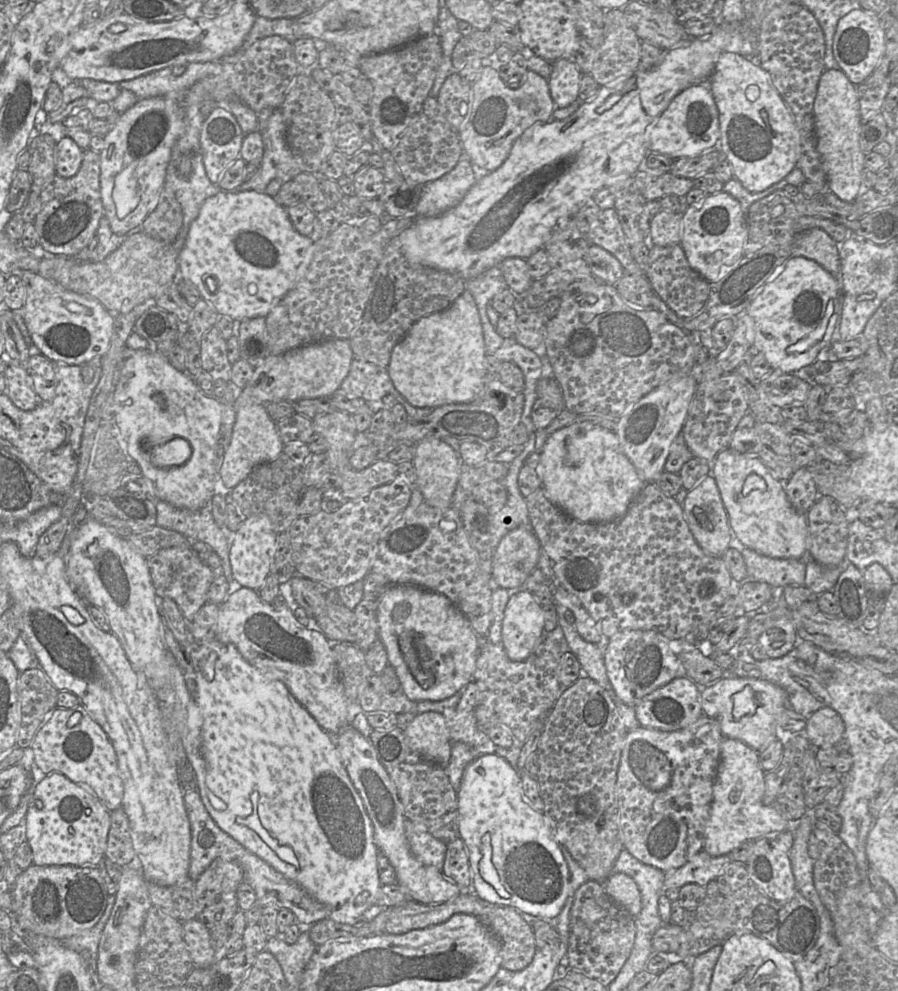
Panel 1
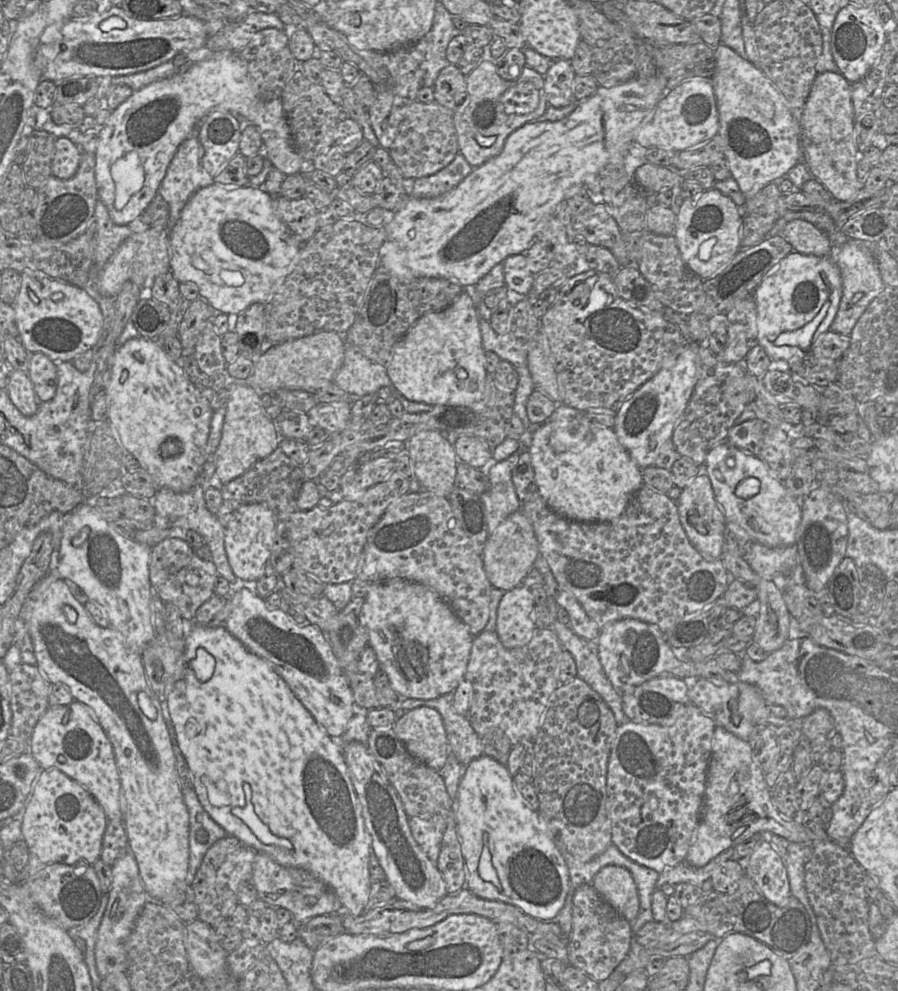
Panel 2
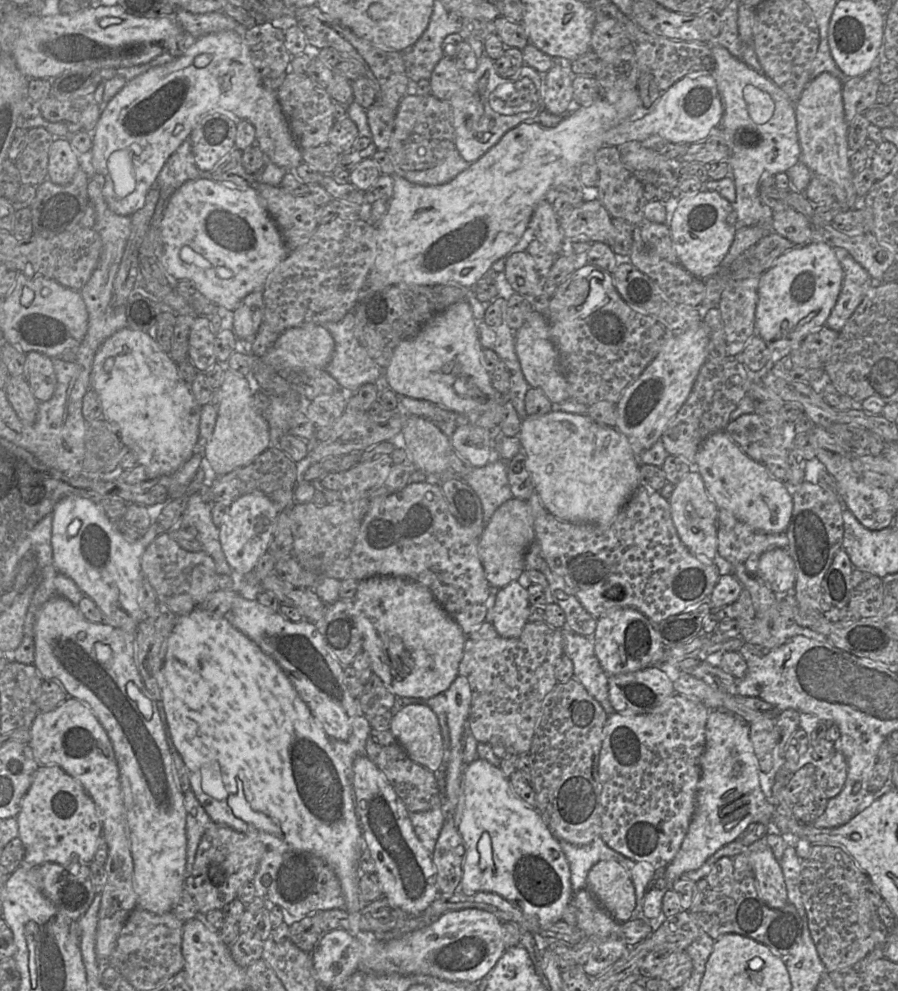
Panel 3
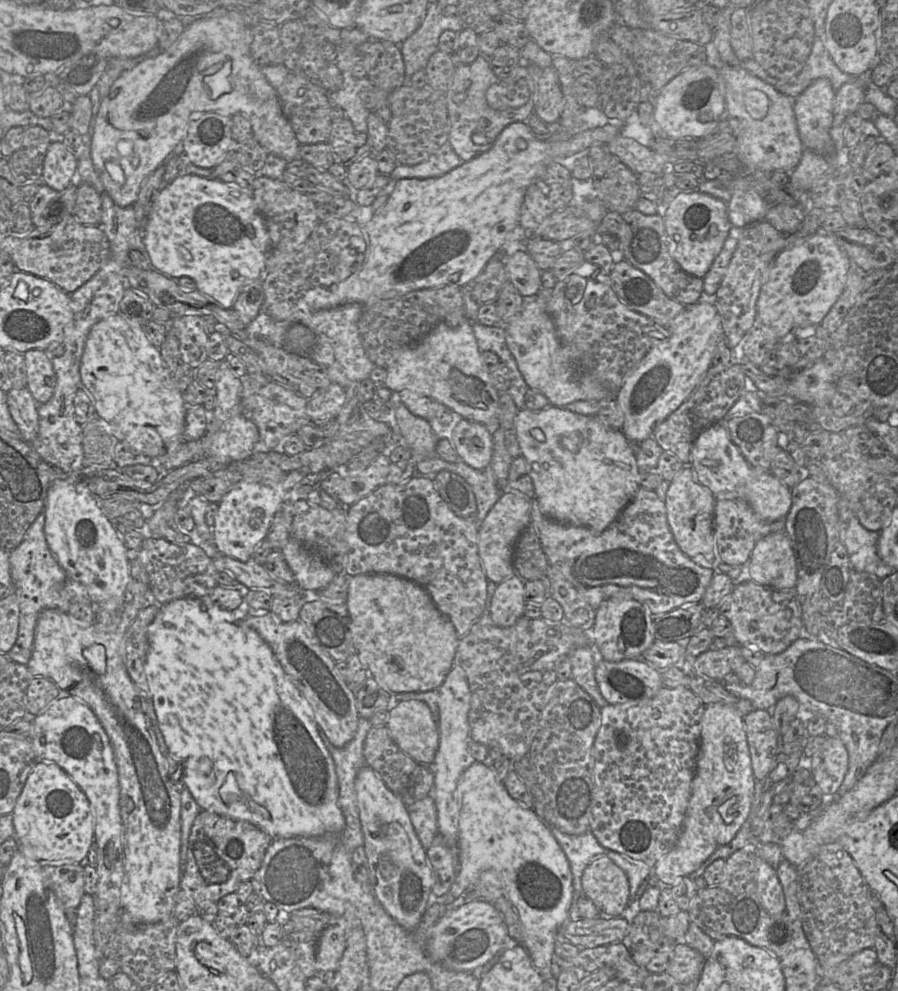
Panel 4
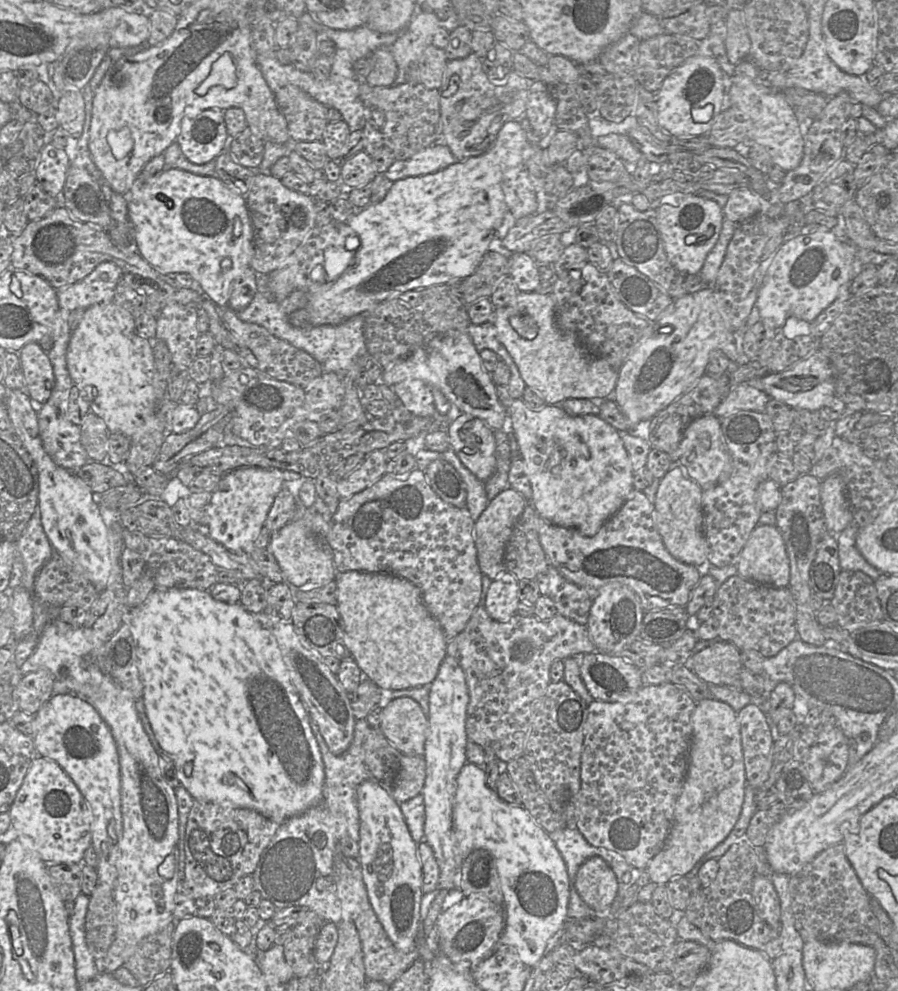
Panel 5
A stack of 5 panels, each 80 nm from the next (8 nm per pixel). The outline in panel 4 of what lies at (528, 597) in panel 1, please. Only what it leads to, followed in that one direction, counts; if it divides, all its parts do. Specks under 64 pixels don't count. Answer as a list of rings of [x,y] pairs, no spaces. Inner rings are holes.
[[[517,574],[497,584],[490,604],[490,617],[500,627],[511,627],[525,617],[525,581]]]

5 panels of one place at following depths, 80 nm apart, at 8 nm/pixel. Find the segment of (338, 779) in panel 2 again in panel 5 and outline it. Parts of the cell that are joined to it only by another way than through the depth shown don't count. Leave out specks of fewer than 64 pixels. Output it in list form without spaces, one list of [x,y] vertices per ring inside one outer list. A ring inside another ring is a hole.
[[[169,588],[169,589],[155,589],[145,600],[145,602],[139,607],[128,611],[126,613],[126,622],[129,623],[131,633],[133,635],[134,641],[137,647],[137,658],[138,658],[138,672],[139,677],[143,685],[143,696],[142,700],[144,703],[145,712],[149,720],[151,729],[154,733],[154,736],[157,740],[158,745],[162,751],[169,757],[174,763],[177,777],[181,782],[182,786],[191,794],[194,799],[212,801],[220,804],[227,804],[234,807],[244,807],[256,810],[270,819],[283,823],[288,818],[300,814],[309,808],[318,805],[322,801],[323,796],[323,786],[325,780],[325,770],[324,763],[322,760],[321,752],[317,743],[317,740],[312,732],[310,725],[310,716],[309,713],[300,698],[300,695],[291,681],[289,671],[284,664],[284,661],[281,656],[280,649],[278,644],[273,636],[273,634],[266,629],[256,615],[248,612],[240,603],[238,604],[227,604],[215,600],[209,591],[198,590],[198,589],[185,589],[185,588]]]

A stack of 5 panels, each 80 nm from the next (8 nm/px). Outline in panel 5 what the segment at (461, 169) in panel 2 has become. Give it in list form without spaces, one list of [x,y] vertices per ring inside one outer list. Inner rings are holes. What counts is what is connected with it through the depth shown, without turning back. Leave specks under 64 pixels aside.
[[[433,144],[407,160],[395,160],[384,175],[395,182],[407,177],[434,173],[456,162],[458,159],[447,145]]]

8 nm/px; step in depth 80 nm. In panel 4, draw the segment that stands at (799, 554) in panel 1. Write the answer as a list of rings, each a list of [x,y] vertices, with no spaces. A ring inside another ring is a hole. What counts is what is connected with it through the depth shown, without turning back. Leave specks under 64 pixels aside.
[[[722,419],[699,433],[691,449],[689,464],[699,482],[711,491],[716,500],[744,500],[763,521],[783,519],[791,508],[791,489],[769,471],[753,467],[747,462],[731,440],[727,420]]]

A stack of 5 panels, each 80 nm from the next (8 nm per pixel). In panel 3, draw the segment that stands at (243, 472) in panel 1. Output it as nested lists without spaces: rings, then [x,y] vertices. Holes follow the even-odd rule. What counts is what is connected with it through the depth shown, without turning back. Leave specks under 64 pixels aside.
[[[224,367],[220,387],[220,401],[213,434],[204,448],[204,455],[217,476],[227,474],[252,462],[271,447],[269,427],[264,416],[254,406],[255,386],[241,376]]]

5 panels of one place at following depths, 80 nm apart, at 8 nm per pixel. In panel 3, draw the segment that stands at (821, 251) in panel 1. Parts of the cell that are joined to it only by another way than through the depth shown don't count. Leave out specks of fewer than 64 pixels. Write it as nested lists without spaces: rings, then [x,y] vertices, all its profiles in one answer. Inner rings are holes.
[[[791,208],[773,212],[772,230],[796,246],[802,246],[813,241],[811,221]]]

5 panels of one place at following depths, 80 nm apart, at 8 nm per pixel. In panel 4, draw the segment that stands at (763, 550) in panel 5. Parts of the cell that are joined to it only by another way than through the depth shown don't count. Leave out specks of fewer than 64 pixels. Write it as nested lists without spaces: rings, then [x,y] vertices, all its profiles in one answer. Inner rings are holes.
[[[772,532],[756,543],[748,561],[748,575],[752,581],[777,590],[795,588],[795,557],[785,532]]]

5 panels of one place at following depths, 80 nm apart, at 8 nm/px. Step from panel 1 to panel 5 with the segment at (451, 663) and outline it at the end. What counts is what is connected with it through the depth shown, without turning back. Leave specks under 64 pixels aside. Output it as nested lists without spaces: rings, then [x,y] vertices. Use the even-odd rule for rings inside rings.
[[[358,571],[339,572],[335,577],[335,582],[337,585],[336,606],[342,620],[345,644],[350,650],[351,657],[361,669],[364,678],[371,680],[379,688],[388,690],[402,690],[431,684],[437,676],[441,662],[447,655],[448,641],[439,623],[424,605],[419,589],[410,581],[390,573],[367,573]]]

